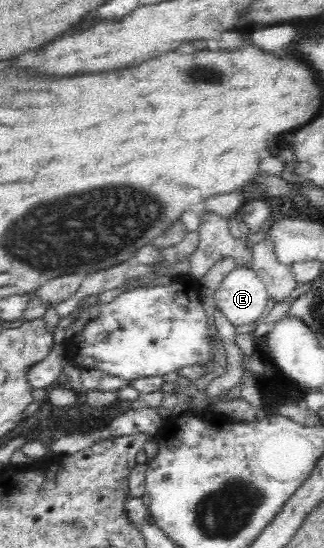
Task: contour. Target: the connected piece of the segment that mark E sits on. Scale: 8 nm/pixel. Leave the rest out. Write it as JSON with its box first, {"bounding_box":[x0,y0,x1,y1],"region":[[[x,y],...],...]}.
{"bounding_box":[214,267,268,327],"region":[[[237,267],[219,283],[214,301],[220,313],[235,327],[252,325],[268,312],[268,294],[250,267]]]}

